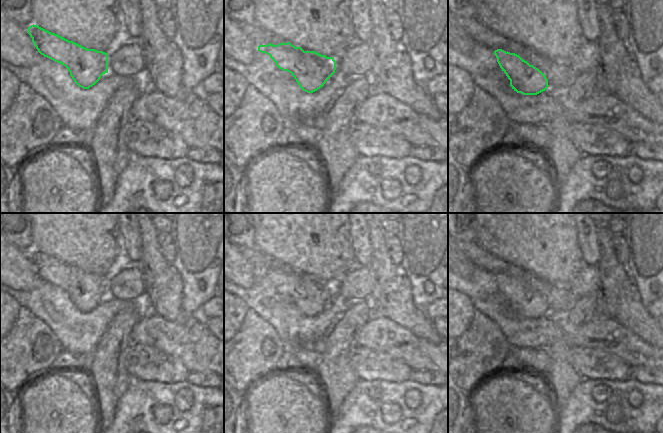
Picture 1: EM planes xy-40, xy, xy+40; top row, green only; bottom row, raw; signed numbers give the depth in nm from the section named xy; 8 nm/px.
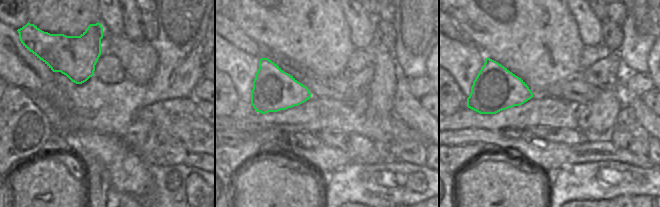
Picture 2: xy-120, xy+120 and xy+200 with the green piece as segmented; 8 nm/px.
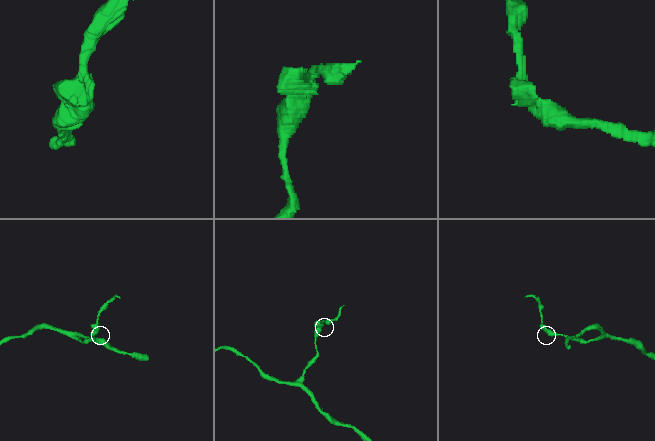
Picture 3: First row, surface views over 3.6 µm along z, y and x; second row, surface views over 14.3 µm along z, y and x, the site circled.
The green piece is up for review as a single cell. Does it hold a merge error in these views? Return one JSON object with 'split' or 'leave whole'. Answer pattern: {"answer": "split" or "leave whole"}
{"answer": "split"}

